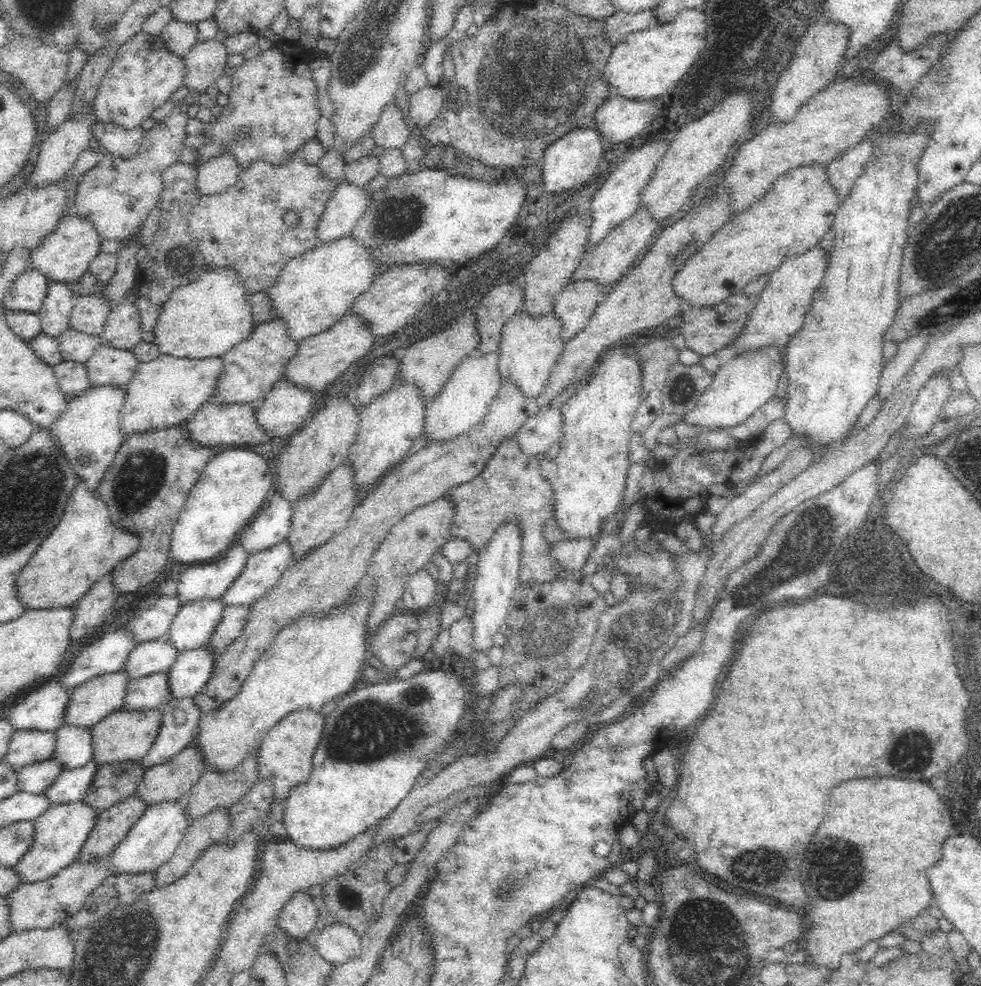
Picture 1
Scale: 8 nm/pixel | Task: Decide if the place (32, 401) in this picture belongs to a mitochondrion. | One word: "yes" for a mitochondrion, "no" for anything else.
no

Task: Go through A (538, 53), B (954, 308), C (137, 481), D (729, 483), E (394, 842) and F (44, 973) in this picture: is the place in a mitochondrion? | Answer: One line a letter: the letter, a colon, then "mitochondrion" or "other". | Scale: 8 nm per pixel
A: mitochondrion
B: mitochondrion
C: mitochondrion
D: other
E: other
F: other

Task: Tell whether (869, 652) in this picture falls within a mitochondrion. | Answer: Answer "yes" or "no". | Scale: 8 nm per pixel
no

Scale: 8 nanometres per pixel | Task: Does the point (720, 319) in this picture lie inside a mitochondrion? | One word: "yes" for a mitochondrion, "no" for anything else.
no

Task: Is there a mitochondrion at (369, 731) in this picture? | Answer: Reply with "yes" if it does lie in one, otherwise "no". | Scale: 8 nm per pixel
yes

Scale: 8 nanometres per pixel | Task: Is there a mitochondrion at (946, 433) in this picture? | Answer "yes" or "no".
no

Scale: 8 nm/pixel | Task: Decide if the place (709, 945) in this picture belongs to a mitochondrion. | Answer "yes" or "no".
yes

